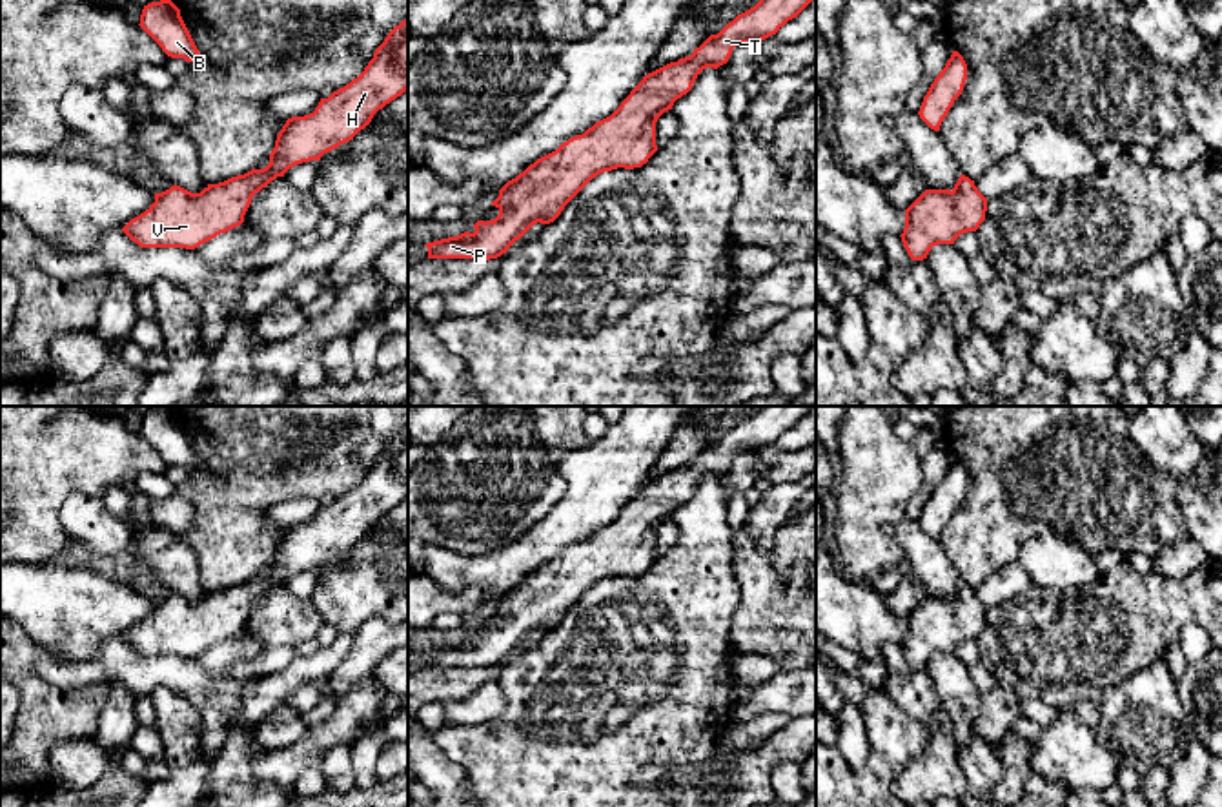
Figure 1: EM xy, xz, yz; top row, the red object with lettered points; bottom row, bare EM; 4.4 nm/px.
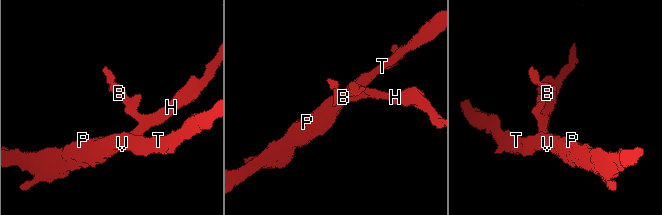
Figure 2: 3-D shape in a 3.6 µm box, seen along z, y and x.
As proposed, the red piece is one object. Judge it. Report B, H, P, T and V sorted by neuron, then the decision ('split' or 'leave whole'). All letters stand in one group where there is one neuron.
B H P T V | leave whole

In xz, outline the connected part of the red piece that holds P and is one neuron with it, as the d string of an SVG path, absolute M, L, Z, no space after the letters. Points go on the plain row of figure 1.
M759 406L718 443L710 443L690 465L645 483L610 525L568 547L508 588L492 610L499 618L494 628L477 628L474 641L464 639L424 652L428 667L497 667L534 632L554 630L599 581L647 572L657 559L657 526L692 497L703 477L727 472L739 452L758 452L776 443L812 408Z

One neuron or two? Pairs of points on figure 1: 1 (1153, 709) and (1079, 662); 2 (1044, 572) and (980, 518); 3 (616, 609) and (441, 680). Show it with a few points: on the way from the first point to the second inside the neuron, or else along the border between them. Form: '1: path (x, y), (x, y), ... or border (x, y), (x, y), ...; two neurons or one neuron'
1: border (1151, 663), (1115, 684), (1099, 704); two neurons
2: border (1059, 532), (1035, 532), (1020, 549), (1017, 560); two neurons
3: border (549, 633), (538, 645), (507, 665); two neurons

